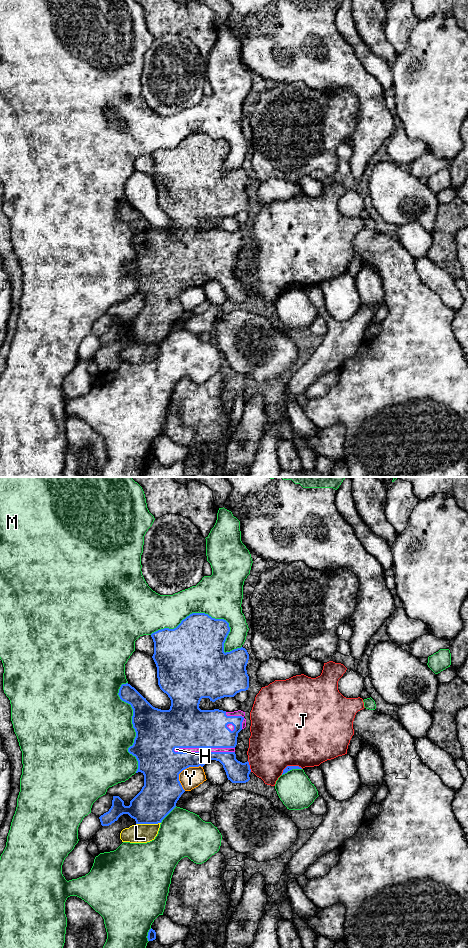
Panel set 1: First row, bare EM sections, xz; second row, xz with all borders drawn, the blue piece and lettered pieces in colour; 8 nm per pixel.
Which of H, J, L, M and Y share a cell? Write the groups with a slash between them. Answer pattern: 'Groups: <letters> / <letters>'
Groups: H / J / L / M / Y

